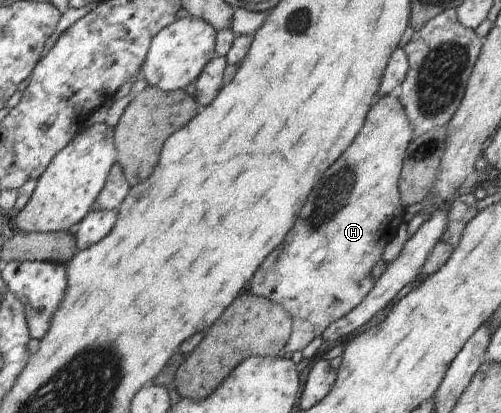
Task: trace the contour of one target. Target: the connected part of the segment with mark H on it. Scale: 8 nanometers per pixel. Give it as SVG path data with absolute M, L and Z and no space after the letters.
M396 93L377 97L355 140L341 158L323 172L311 190L287 238L267 255L253 274L250 289L246 290L277 302L289 312L293 322L292 333L284 348L294 352L297 357L309 342L319 338L332 322L347 316L371 292L374 285L371 270L381 259L385 246L395 238L400 223L404 222L406 210L401 202L398 182L407 147L413 138L411 122Z

